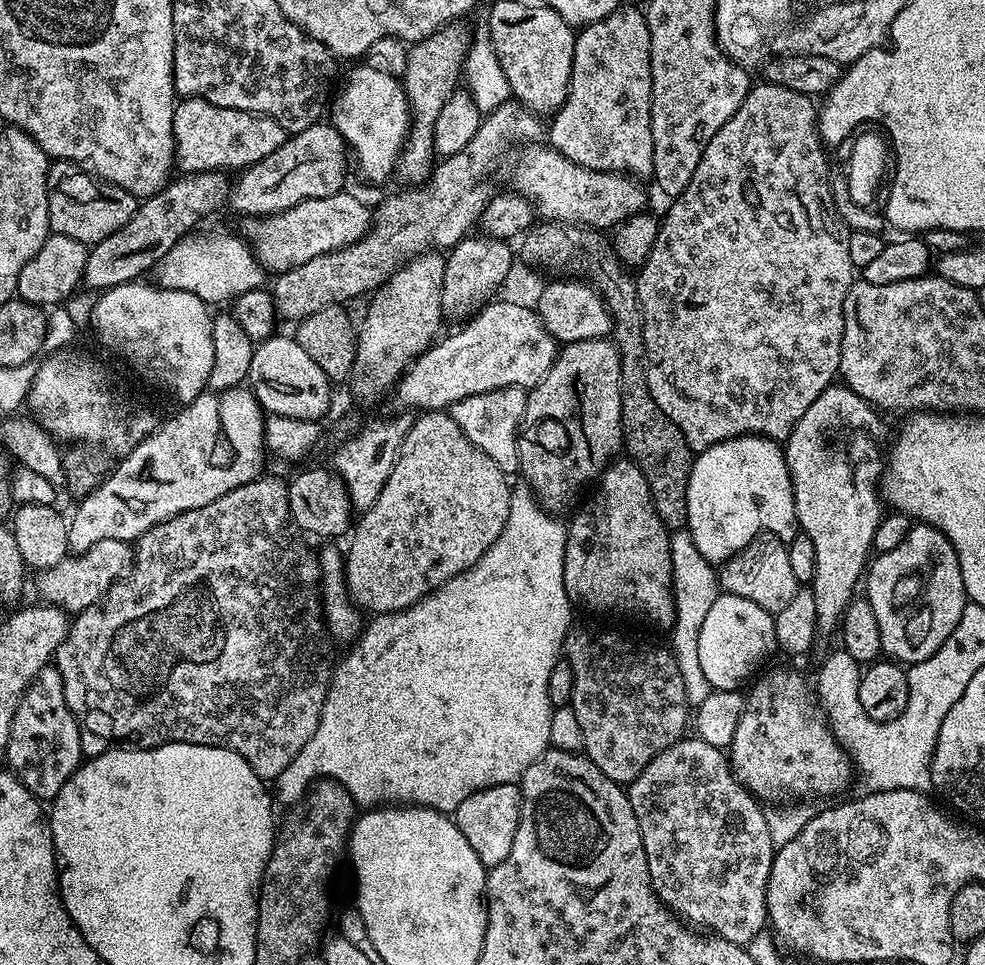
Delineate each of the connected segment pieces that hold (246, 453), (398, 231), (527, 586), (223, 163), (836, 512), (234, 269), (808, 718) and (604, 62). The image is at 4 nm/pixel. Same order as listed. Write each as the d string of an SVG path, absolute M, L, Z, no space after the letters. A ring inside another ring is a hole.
M244 386L231 388L225 392L205 390L202 395L187 401L181 408L184 409L182 409L181 412L174 413L165 424L163 421L163 423L157 427L156 431L153 432L152 435L147 436L129 456L123 457L123 459L117 463L120 464L117 468L115 465L115 467L109 471L102 483L98 485L89 496L83 497L83 499L77 503L80 505L77 506L76 513L70 516L68 520L68 546L73 553L79 554L90 550L90 546L94 546L106 538L135 542L139 540L145 532L149 532L154 526L158 526L162 522L174 518L178 513L185 512L186 510L198 510L202 506L206 506L210 502L222 498L222 494L226 494L230 490L234 490L243 484L248 484L251 480L257 479L257 477L261 475L262 469L260 469L260 467L264 464L264 456L266 457L266 449L264 447L264 422L266 413L264 409L260 407L259 402L256 400L256 395L254 395L251 390Z
M513 98L502 106L487 113L478 126L478 134L466 142L462 150L453 156L445 156L433 167L427 184L409 187L401 196L388 196L374 212L374 223L358 242L345 248L334 250L330 254L322 254L318 258L310 258L310 262L302 262L302 266L294 266L290 270L279 273L270 284L272 303L276 306L277 317L284 316L291 322L299 322L310 314L318 314L318 310L326 310L326 306L343 305L344 300L352 300L355 296L367 297L383 288L384 283L395 274L401 264L419 256L421 252L432 249L450 250L459 240L463 240L477 227L482 210L494 195L492 189L492 172L500 168L500 163L508 156L512 144L523 145L525 142L536 142L545 135L546 124L539 115L530 111L526 105Z
M513 487L506 526L502 526L502 534L498 534L494 546L486 550L486 554L473 568L467 568L462 574L448 580L442 588L436 588L431 595L424 596L414 606L402 612L376 614L369 619L372 620L369 624L367 621L348 657L341 664L339 661L335 665L326 702L322 706L322 718L318 722L318 730L314 730L314 738L310 738L310 742L306 742L306 746L298 750L298 758L294 758L294 762L290 762L290 766L286 766L286 770L282 770L282 774L274 782L274 788L277 788L274 796L279 803L281 800L284 804L295 805L317 782L335 780L360 806L380 806L391 802L396 806L412 805L452 814L458 806L462 806L462 802L466 802L466 798L470 798L470 794L478 790L499 784L517 783L524 771L548 751L550 718L554 711L548 697L550 670L554 670L556 663L561 660L564 640L574 624L574 604L569 600L564 585L568 529L565 521L555 520L552 516L555 515L537 500L531 488Z
M184 98L177 103L172 129L176 139L174 164L184 174L249 168L251 164L262 162L266 154L274 154L274 150L278 150L278 146L282 146L286 139L284 128L269 116L259 116L256 112L246 110L219 108L195 98Z
M833 386L818 394L810 402L810 410L798 418L783 445L784 457L788 463L788 473L792 479L794 510L799 531L814 542L814 578L811 590L814 594L816 627L821 633L828 632L839 625L848 605L857 595L856 587L861 587L862 577L870 564L874 530L882 515L882 496L878 485L886 468L886 460L880 456L880 444L872 433L872 428L880 424L877 409L863 400L853 388Z
M185 235L156 263L154 280L159 287L198 294L205 304L215 306L223 300L235 301L243 292L259 288L265 283L265 269L261 268L256 261L256 253L239 235L212 236L209 240L194 235Z
M792 668L770 669L753 686L752 693L747 693L742 718L738 718L738 730L734 730L730 765L737 782L748 789L757 801L768 806L788 806L793 802L807 801L804 800L807 796L836 796L847 790L854 777L854 761L832 733L817 700L809 677L807 680Z
M621 6L606 14L593 24L585 24L576 32L576 45L574 46L574 62L572 63L572 77L568 83L568 97L566 102L551 117L550 127L546 132L546 140L551 147L557 148L570 162L578 166L586 166L595 172L623 172L633 178L646 178L652 176L654 170L654 138L652 137L652 71L650 70L650 30L648 17L643 11L636 8Z

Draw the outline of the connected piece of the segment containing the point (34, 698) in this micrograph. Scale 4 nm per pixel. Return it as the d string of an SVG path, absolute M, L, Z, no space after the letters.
M55 666L42 669L20 699L20 705L12 719L12 739L8 742L6 759L9 764L7 767L14 773L16 779L22 781L26 790L30 790L30 794L34 794L41 802L55 800L58 790L66 786L68 779L80 767L82 763L80 727L74 714L66 706L66 690L62 690L62 674L58 674Z

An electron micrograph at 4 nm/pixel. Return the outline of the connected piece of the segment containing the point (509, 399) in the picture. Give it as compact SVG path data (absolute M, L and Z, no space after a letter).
M499 388L490 390L486 394L474 394L470 398L462 398L462 402L454 402L450 406L450 414L454 422L490 458L497 464L498 470L506 474L520 472L520 455L518 454L518 438L520 437L520 423L526 410L528 392L522 388Z

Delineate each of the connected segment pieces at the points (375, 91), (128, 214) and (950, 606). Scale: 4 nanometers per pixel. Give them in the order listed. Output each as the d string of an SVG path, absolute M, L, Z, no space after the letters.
M360 62L357 68L352 68L339 81L334 95L330 100L330 123L338 130L338 134L345 142L347 151L354 157L354 168L360 171L364 180L372 184L380 184L396 171L396 160L404 148L404 141L408 139L408 130L412 123L412 113L408 111L408 99L404 93L403 83L390 74L382 74L371 62Z
M66 160L49 163L46 168L46 224L55 235L74 238L86 246L102 242L102 238L110 238L114 230L122 230L130 218L136 213L137 197L131 196L116 184L109 184L107 180L99 179L91 172Z
M917 523L902 538L898 546L889 552L881 552L871 561L866 572L866 598L870 606L874 606L874 615L878 618L878 634L882 634L881 653L904 666L911 666L930 658L934 650L954 634L954 626L958 626L958 618L962 618L964 605L969 603L964 593L962 570L958 566L958 554L954 554L954 546L936 528L929 524Z

